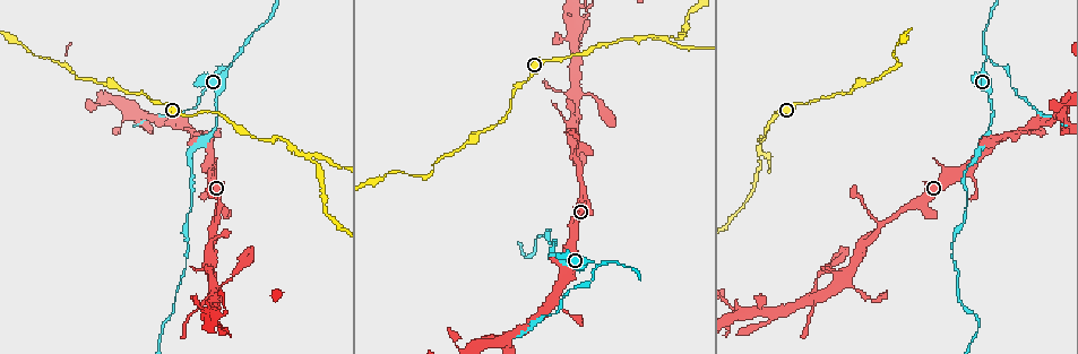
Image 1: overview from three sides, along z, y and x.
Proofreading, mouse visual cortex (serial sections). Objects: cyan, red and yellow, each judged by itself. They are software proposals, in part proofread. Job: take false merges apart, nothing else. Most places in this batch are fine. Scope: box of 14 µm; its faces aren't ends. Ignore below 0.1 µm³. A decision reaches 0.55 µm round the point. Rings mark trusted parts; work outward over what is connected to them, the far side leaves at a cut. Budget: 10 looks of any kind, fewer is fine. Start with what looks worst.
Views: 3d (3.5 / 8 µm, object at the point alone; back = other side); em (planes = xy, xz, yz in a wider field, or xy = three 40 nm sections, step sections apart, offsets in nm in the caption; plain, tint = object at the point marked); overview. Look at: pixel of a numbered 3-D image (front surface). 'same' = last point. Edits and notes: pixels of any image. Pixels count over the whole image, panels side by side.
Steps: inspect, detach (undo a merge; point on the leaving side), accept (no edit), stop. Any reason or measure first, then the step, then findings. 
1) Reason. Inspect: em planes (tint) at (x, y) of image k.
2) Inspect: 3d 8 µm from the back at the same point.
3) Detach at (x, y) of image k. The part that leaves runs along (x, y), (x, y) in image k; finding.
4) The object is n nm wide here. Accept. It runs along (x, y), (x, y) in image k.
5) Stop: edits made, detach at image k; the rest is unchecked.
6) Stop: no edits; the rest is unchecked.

A fork. Inspect: 3d 3.5 µm from the back at (760, 150) of image 1.

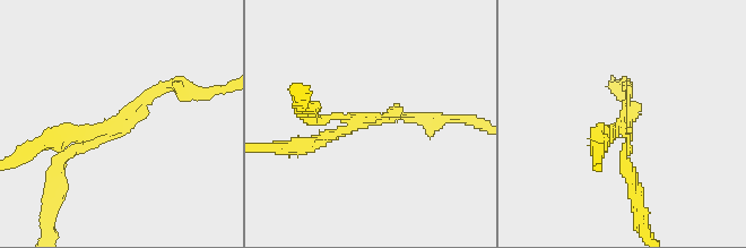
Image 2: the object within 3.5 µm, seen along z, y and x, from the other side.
Inspect: em xy step 1 (tint) at (383, 119) of image 2.

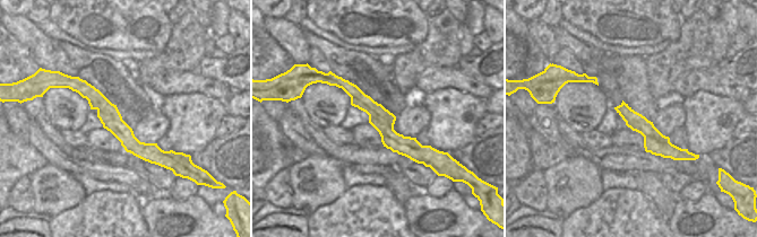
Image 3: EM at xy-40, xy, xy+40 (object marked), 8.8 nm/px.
3 arms meet here; the arms are 100, 150, 150 nm wide. Detach at (64, 157) of image 2. The part that leaves runs along (625, 118), (631, 181) in image 2; a second cell is stuck on.

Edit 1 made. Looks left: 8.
Inspect: 3d 3.5 µm at (987, 59) of image 1.

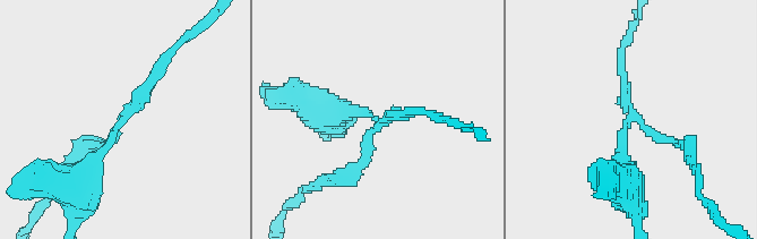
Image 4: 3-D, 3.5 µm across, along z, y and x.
Inspect: em xy step 3 (tint) at (627, 121) of image 4.

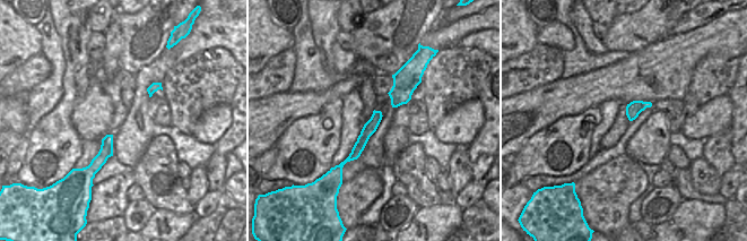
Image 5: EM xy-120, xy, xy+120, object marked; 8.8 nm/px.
Detach at (358, 168) of image 4. The part that leaves runs along (369, 137), (349, 178), (307, 189) in image 4; a second cell is stuck on.

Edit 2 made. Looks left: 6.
See it whole again. Inspect: overview.

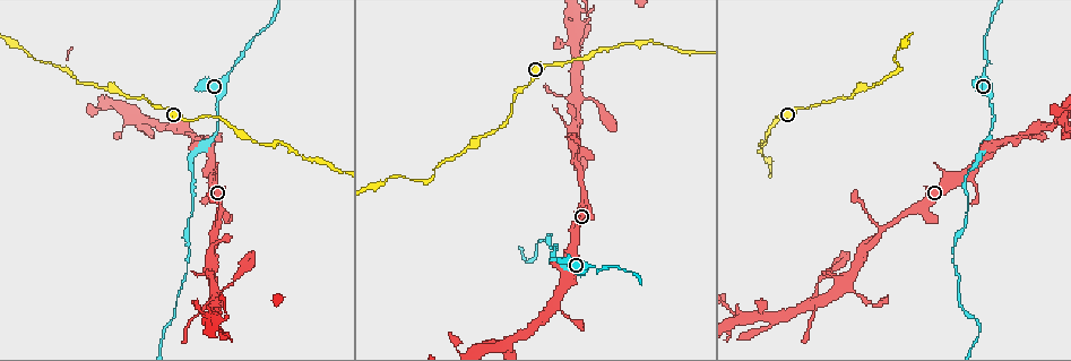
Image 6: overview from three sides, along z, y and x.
Thin neck. Inspect: 3d 3.5 µm at (188, 259) of image 6.

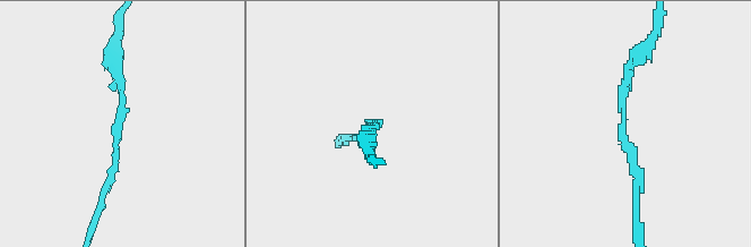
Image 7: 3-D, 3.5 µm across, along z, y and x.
Inspect: em xy step 3 (tint) at (122, 123) of image 7.

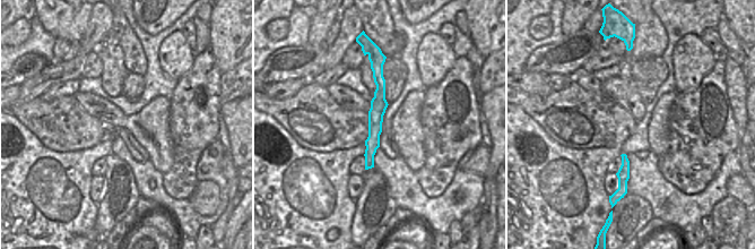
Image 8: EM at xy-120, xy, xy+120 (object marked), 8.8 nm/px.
The arms are 150, 150 nm wide. Accept. It runs along (112, 51), (122, 121), (105, 187) in image 7; continuous, no second cell.

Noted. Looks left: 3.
Two arms in line, one across. Inspect: 3d 8 µm at (817, 304) of image 6.

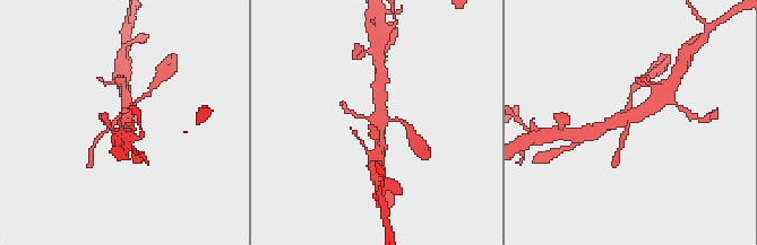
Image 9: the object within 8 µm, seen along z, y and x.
Zoom in. Inspect: 3d 3.5 µm at (125, 113) of image 9.

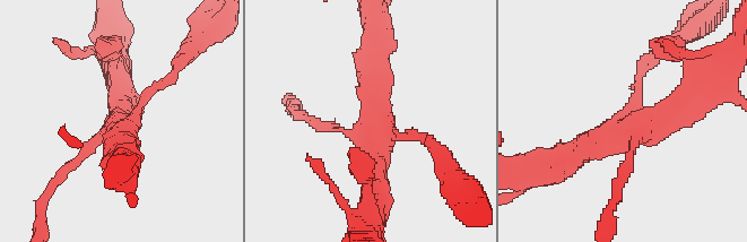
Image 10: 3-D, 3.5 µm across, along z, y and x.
Shape alone is not enough. Inspect: em xy step 5 (tint) at (371, 138) of image 10.

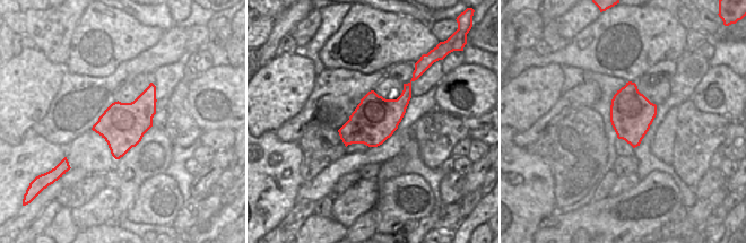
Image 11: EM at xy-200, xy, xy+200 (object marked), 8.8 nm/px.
Accept. It runs along (702, 97), (572, 156) in image 10; one cell here.

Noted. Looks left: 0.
Stop: edits made, detach at image 2, detach at image 4; the rest is unchecked.

